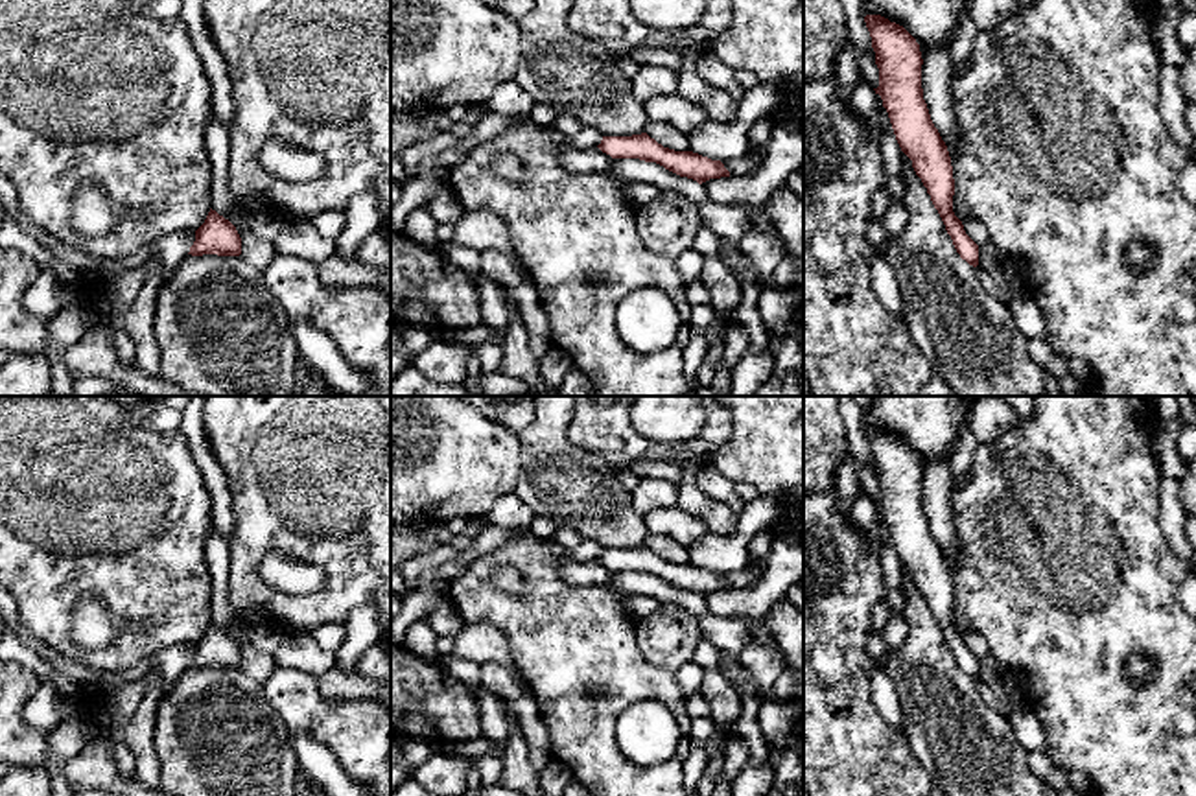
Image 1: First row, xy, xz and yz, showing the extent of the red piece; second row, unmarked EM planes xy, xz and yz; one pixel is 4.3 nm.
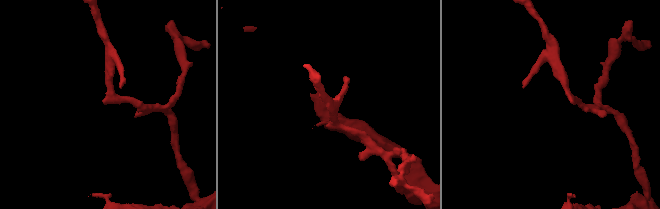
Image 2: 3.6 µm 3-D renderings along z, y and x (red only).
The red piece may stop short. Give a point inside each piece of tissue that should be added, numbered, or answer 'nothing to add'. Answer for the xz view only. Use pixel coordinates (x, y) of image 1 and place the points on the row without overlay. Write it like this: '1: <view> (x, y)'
nothing to add

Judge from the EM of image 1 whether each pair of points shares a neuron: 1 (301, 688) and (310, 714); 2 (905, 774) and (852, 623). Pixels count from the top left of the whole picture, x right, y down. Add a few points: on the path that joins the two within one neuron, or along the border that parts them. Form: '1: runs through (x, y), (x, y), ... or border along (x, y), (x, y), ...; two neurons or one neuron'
1: runs through (303, 693), (304, 708); one neuron
2: runs through (868, 737), (854, 723), (848, 660); one neuron

